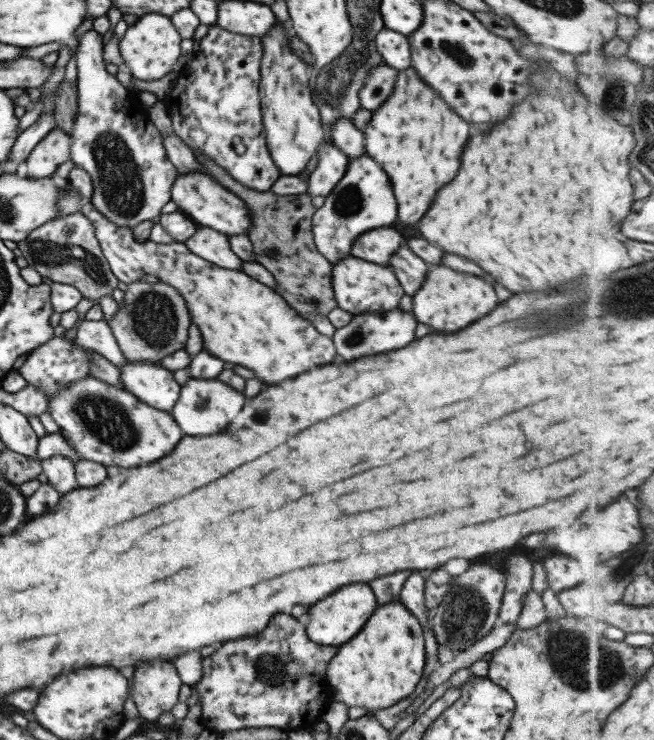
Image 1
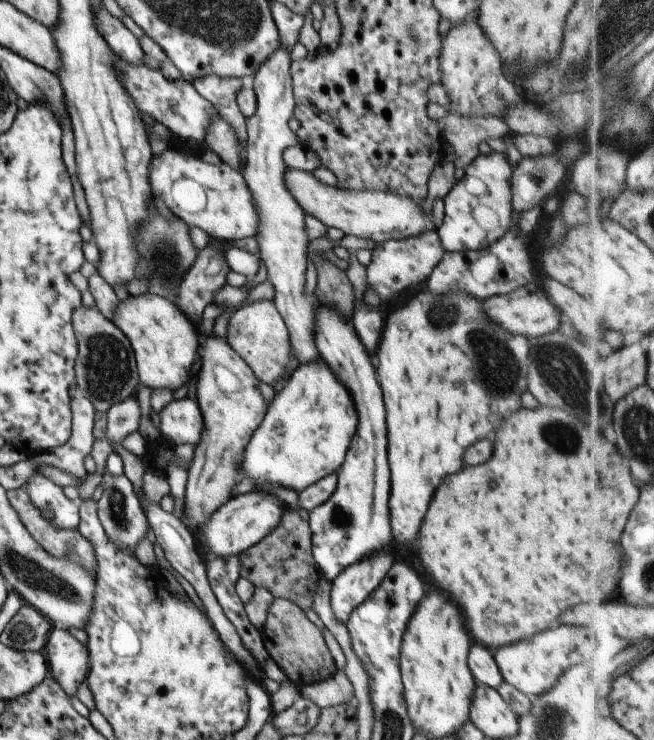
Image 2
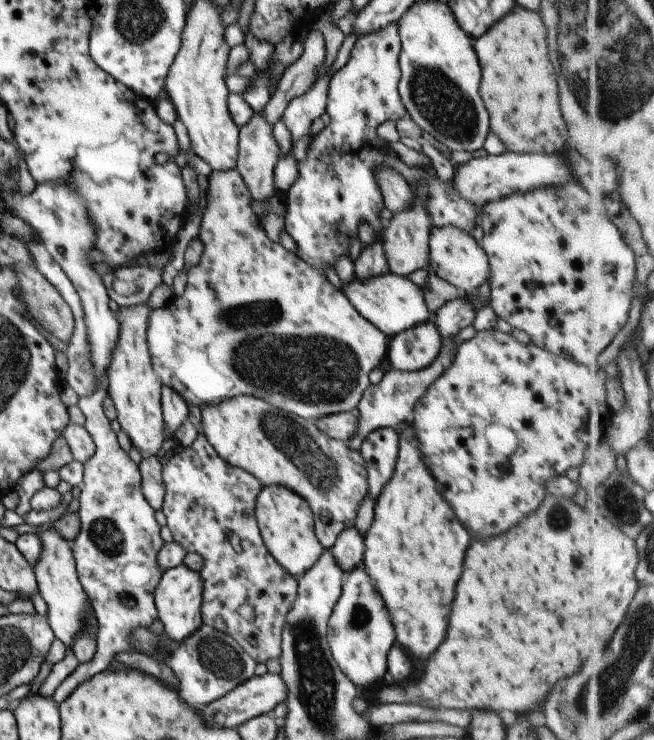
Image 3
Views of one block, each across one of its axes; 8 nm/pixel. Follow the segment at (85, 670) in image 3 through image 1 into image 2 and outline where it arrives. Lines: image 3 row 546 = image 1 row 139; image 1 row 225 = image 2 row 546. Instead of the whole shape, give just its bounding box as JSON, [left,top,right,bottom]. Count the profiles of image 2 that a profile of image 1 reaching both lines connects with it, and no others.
[95,466,148,554]

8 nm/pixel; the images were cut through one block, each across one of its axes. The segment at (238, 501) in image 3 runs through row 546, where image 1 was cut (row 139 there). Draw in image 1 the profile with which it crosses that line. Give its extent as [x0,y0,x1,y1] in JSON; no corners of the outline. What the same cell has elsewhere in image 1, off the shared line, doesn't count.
[162,24,280,193]

